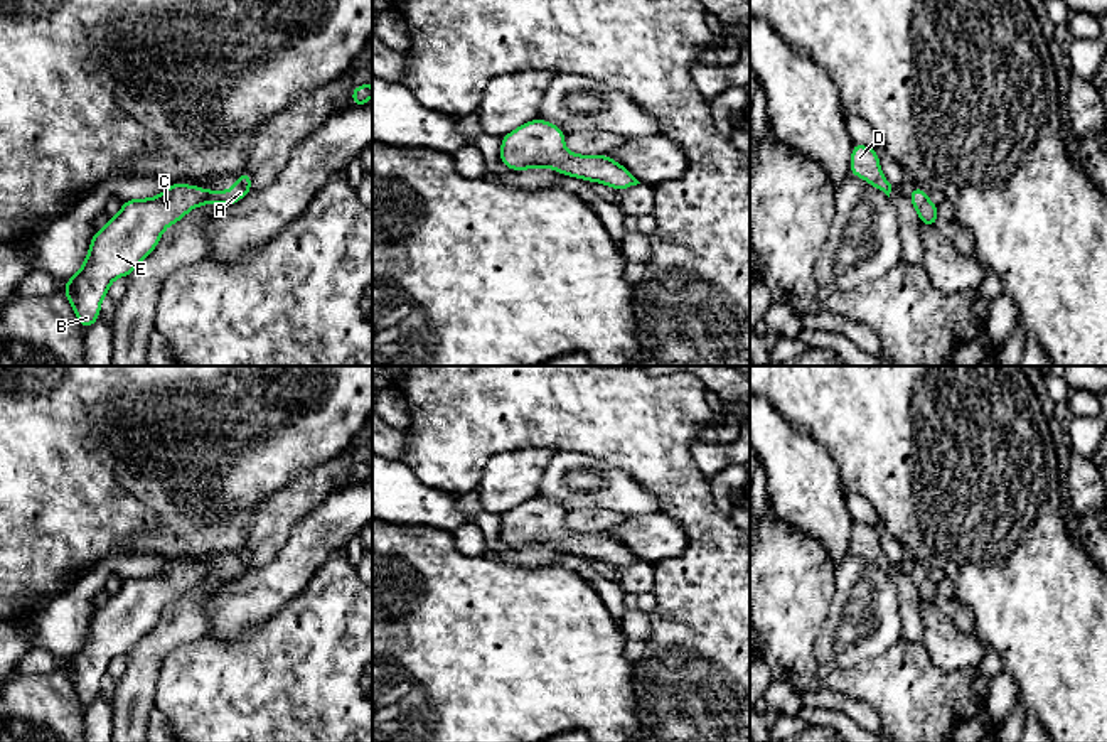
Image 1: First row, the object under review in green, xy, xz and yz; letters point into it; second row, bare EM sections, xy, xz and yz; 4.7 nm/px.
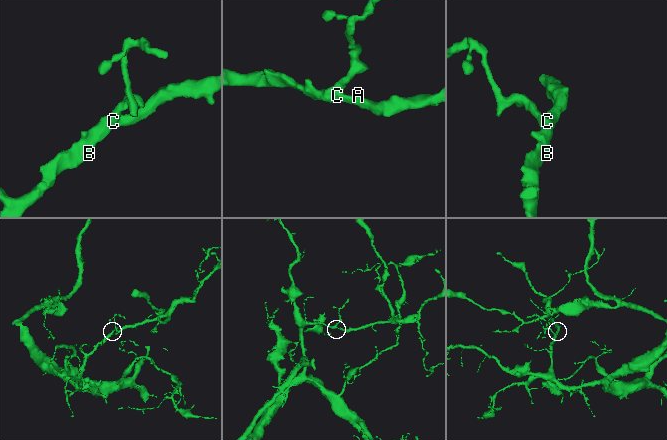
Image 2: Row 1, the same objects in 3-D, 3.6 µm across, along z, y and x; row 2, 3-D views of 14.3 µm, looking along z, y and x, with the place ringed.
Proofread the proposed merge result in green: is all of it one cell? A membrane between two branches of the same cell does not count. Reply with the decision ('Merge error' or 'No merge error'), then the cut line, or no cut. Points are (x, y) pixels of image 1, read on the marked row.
No merge error. No split

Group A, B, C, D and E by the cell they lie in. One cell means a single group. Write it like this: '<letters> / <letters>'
A B C D E

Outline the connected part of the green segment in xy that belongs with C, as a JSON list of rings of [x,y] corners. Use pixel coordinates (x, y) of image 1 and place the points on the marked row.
[[[243,172],[231,191],[172,184],[160,196],[125,201],[121,211],[96,231],[81,270],[62,288],[79,324],[88,329],[99,319],[101,300],[111,282],[130,277],[158,245],[167,226],[201,204],[231,206],[248,192],[251,175]]]

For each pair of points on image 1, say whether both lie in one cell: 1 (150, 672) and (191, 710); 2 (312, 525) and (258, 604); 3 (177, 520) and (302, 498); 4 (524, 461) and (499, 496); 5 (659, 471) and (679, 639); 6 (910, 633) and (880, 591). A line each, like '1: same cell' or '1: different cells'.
1: different cells
2: same cell
3: different cells
4: same cell
5: same cell
6: different cells

